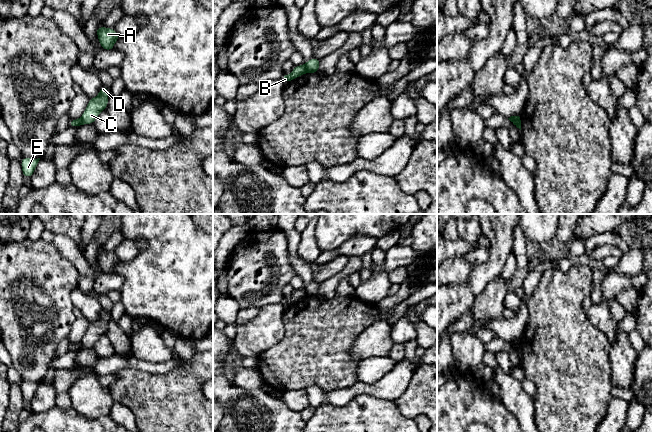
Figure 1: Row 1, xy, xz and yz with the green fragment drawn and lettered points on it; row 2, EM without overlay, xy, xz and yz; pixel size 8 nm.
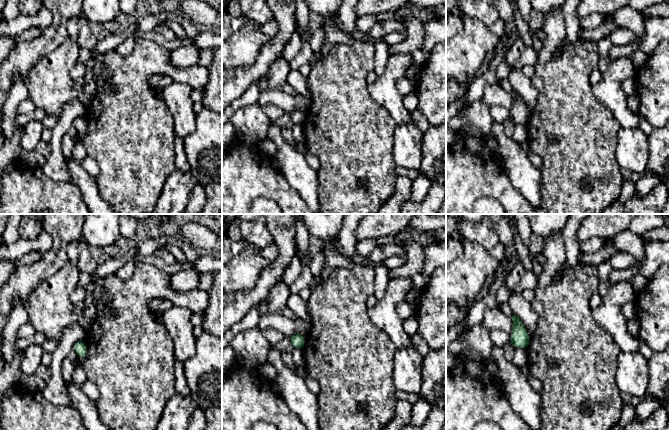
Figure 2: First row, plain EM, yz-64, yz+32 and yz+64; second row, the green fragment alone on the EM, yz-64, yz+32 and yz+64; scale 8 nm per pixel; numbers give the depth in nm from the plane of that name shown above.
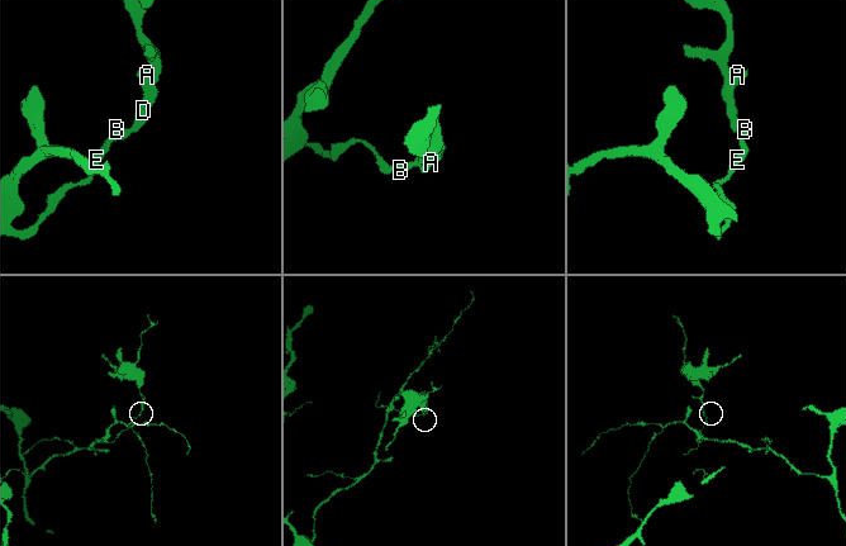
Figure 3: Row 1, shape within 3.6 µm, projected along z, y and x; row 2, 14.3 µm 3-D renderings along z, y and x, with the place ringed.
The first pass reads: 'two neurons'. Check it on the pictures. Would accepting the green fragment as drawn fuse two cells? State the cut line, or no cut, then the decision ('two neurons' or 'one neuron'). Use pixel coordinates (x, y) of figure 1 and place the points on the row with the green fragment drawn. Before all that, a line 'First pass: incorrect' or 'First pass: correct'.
First pass: correct
cut in xz along (304, 64), (307, 72); two neurons

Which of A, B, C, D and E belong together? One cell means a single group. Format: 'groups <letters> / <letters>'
groups A C D / B E

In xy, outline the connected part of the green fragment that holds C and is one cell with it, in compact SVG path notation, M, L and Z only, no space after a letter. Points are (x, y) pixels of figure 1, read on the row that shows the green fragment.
M102 85L99 95L95 98L90 98L88 105L81 116L82 124L93 124L98 115L106 110L109 98L109 90Z

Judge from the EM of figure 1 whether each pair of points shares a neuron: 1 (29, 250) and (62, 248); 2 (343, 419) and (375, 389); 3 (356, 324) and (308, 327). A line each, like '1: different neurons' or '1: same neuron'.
1: different neurons
2: different neurons
3: same neuron

